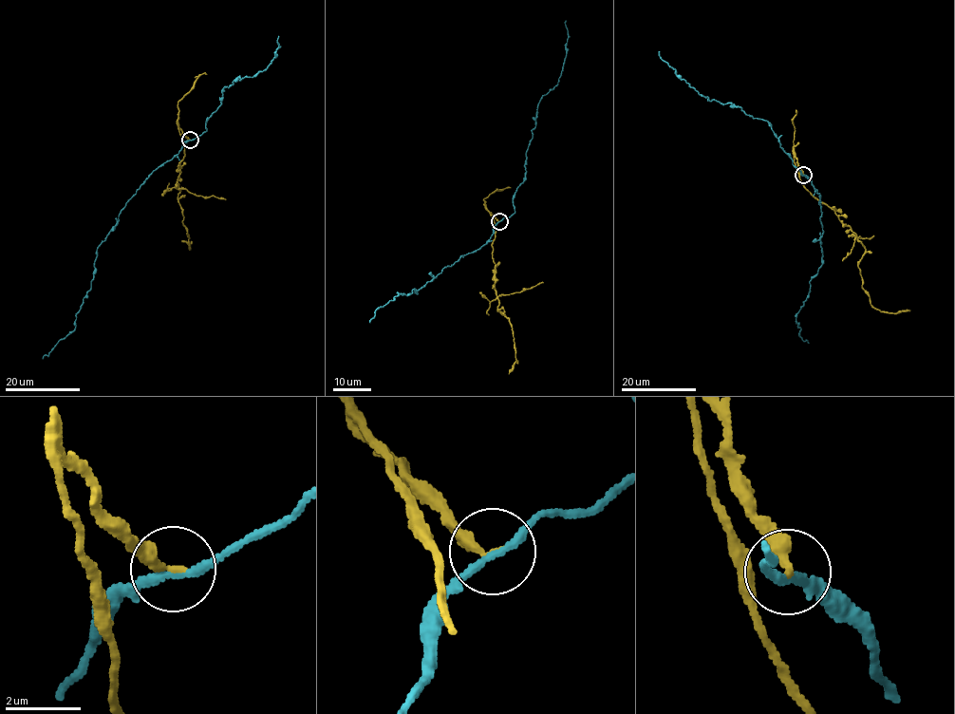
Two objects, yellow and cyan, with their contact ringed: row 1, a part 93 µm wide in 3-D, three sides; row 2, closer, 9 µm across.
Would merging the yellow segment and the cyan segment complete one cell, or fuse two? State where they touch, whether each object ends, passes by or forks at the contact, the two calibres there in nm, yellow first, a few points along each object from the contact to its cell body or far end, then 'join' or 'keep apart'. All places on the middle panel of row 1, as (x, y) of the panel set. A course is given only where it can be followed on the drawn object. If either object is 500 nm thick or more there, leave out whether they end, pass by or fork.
(499, 221) | yellow ends | cyan passes by | 280/200 nm | yellow via (499, 221), (489, 213), (496, 229), (492, 245), (497, 310), (503, 309), (512, 326), (516, 360), (509, 373) | cyan via (499, 221), (477, 249), (443, 268), (417, 293), (414, 290), (395, 296), (377, 309), (370, 322) | keep apart

